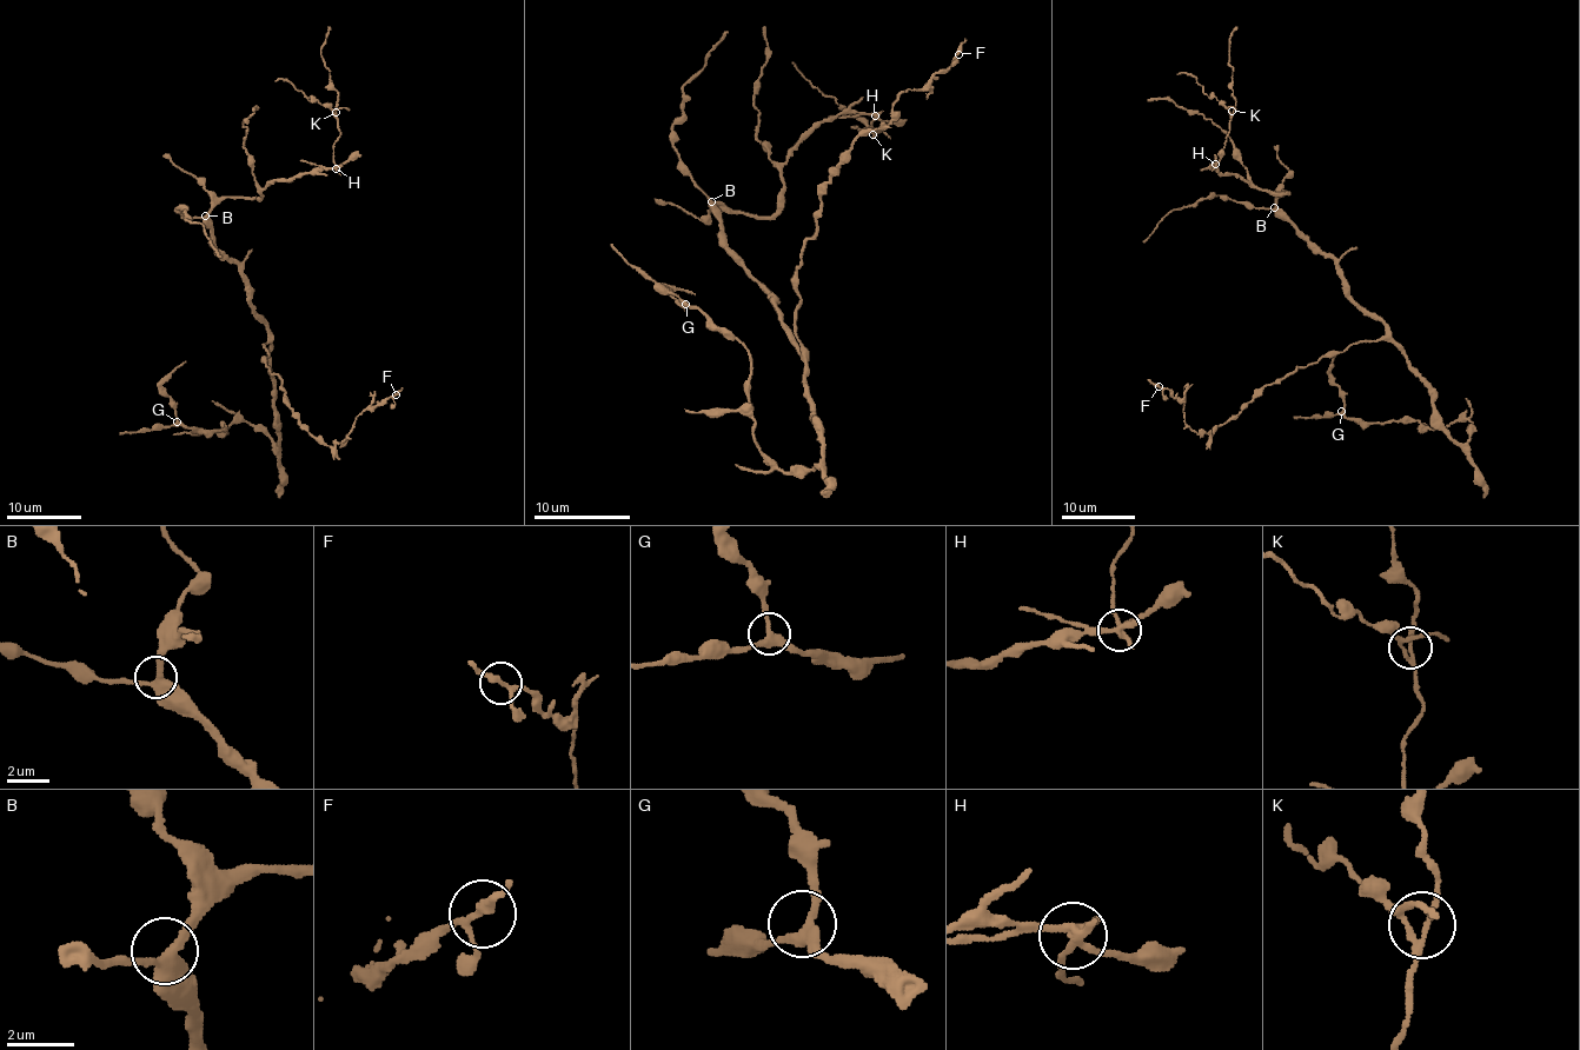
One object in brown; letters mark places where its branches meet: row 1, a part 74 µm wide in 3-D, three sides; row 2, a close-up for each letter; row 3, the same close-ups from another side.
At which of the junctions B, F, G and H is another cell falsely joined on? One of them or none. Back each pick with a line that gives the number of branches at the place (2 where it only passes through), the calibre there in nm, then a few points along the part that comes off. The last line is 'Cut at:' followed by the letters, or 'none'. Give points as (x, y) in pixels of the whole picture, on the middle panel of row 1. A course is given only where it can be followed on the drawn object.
H: branches 3; calibre 240 nm; course (875, 117), (873, 127), (878, 131), (873, 134), (875, 139), (875, 133), (851, 125), (858, 127), (862, 137)
Cut at: H

